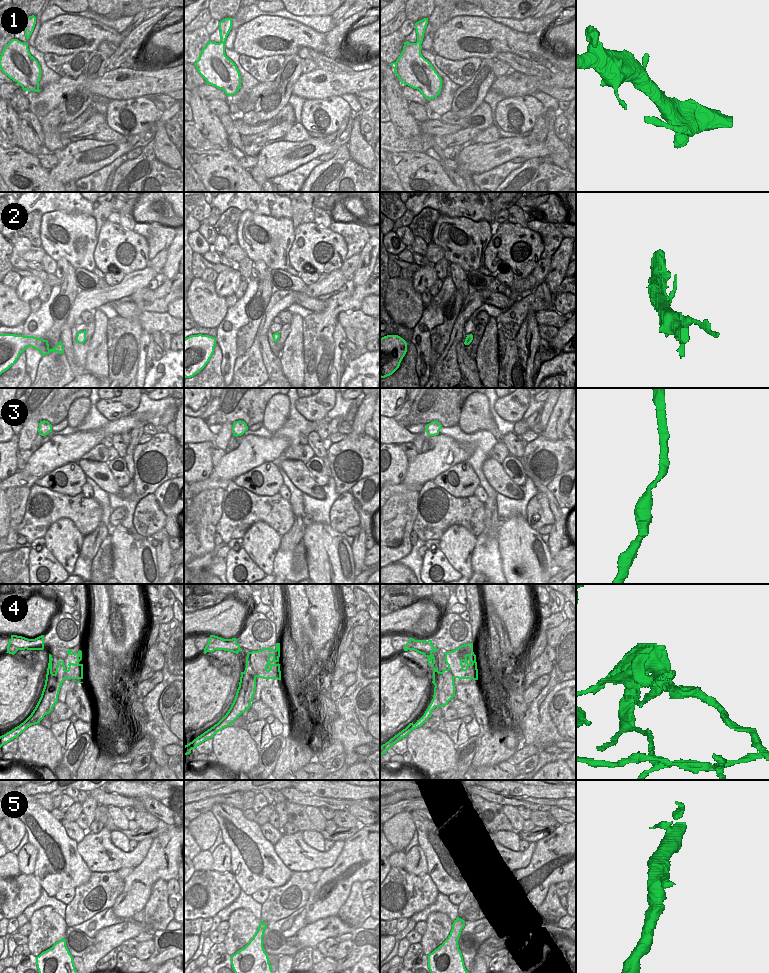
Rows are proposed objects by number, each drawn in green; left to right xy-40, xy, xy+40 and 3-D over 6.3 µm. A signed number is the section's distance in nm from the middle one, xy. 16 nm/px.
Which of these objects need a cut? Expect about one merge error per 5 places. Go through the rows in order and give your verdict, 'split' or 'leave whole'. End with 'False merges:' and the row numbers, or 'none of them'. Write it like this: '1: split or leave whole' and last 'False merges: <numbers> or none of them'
1: leave whole
2: leave whole
3: leave whole
4: split
5: leave whole
False merges: 4

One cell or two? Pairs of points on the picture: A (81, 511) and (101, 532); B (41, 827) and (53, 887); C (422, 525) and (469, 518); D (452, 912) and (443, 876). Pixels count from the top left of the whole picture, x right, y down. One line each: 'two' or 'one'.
A: two
B: one
C: one
D: two

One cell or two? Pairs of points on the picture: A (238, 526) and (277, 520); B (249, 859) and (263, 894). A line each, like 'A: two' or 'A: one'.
A: one
B: two

